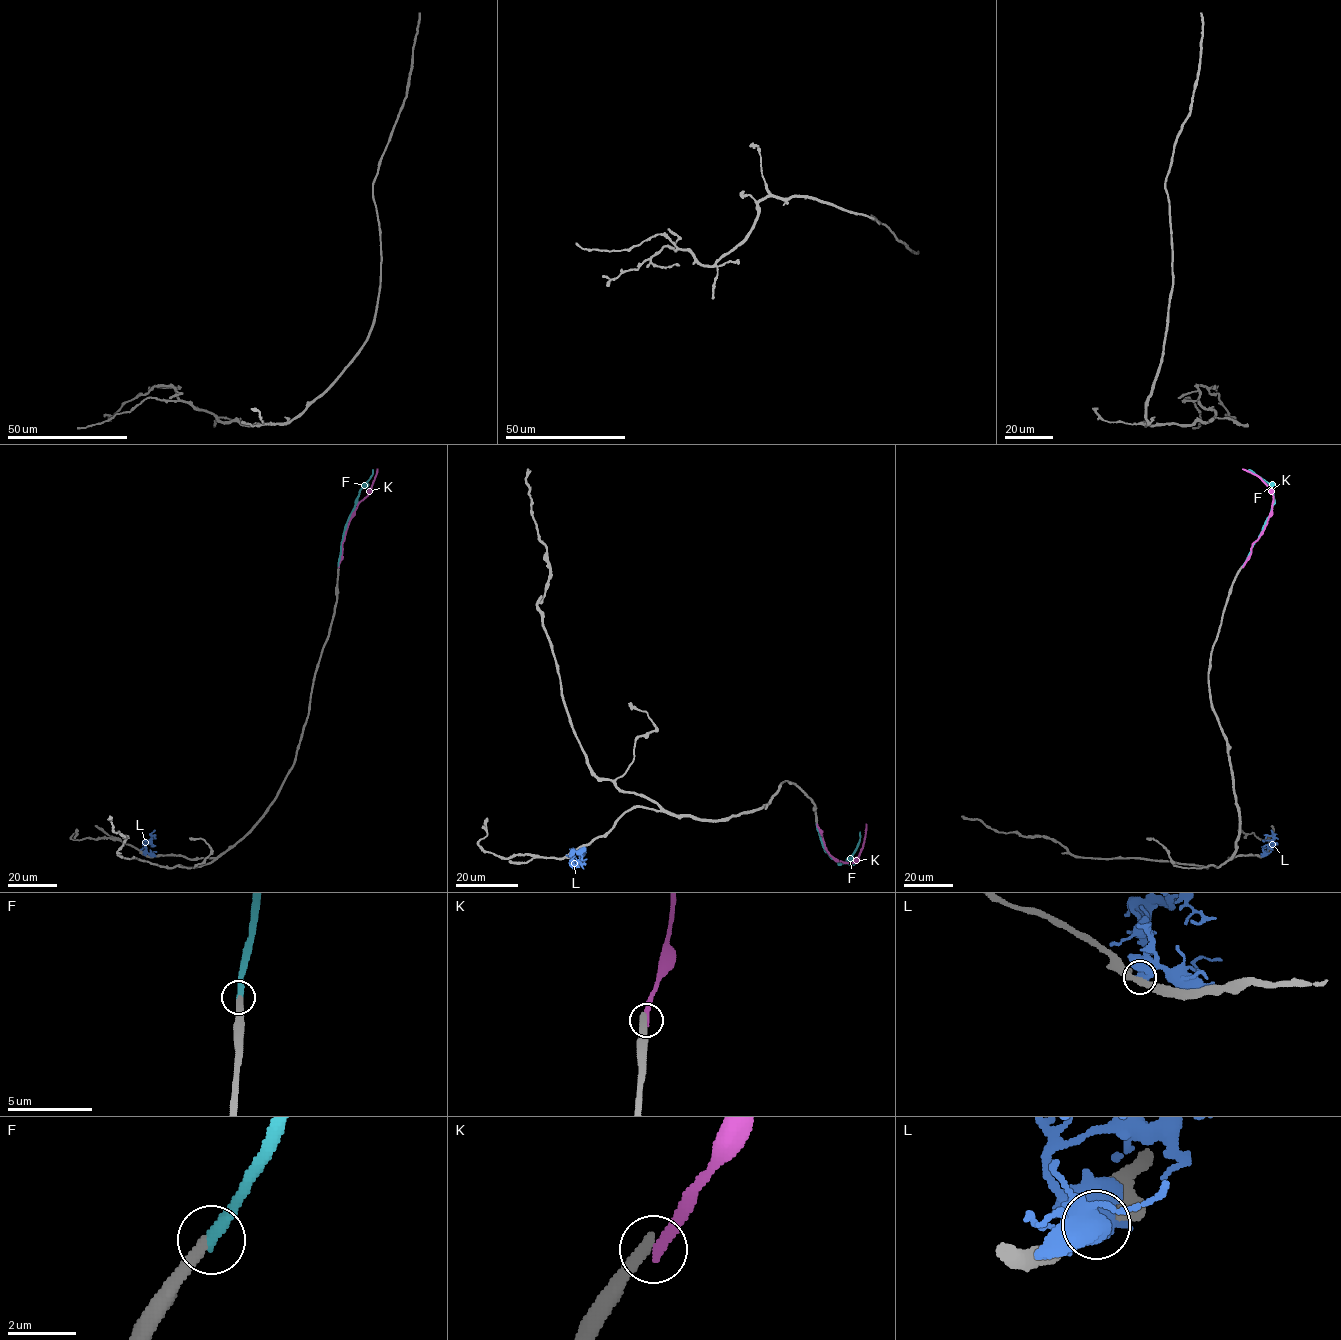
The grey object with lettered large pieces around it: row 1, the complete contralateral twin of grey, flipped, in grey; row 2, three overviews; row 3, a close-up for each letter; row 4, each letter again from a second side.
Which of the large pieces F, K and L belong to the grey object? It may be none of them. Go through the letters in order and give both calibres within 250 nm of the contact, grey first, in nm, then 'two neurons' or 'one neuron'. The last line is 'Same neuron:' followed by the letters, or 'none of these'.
F: 360/400 nm | one neuron
K: 440/340 nm | two neurons
L: 400/800 nm | two neurons
Same neuron: F

